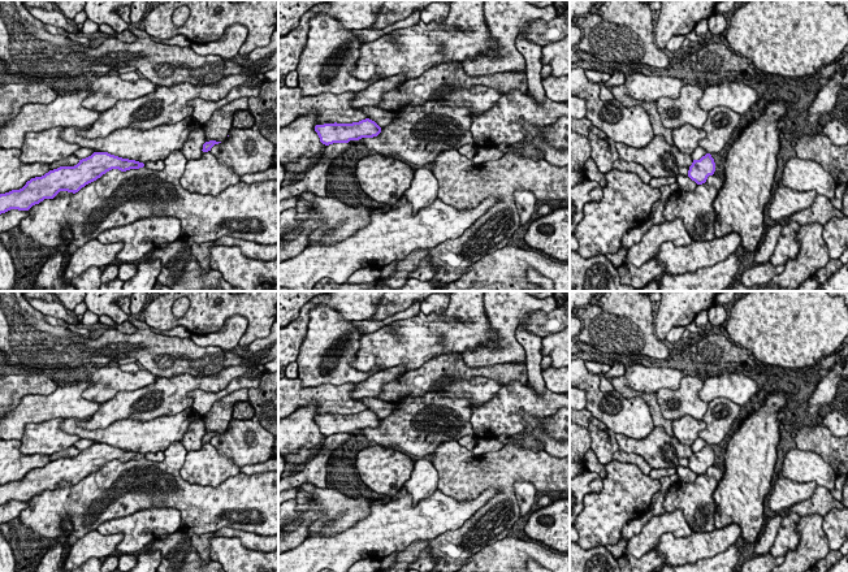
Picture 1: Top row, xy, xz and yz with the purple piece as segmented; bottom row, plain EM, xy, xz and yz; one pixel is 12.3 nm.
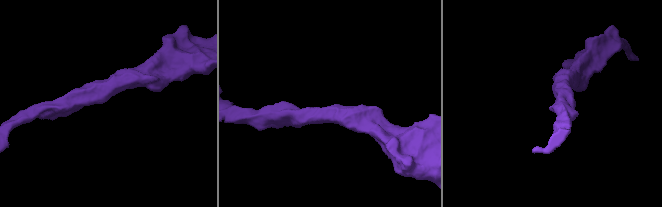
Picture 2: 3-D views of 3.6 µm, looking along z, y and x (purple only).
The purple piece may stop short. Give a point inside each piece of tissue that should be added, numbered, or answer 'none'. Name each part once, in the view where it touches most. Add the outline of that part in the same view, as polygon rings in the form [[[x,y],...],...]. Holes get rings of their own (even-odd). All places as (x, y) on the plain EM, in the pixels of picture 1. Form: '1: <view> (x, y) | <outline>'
none

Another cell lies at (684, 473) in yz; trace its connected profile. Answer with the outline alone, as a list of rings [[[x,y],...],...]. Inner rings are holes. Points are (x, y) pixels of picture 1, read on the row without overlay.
[[[682,465],[676,468],[676,473],[678,473],[679,481],[688,482],[688,484],[695,482],[697,477],[697,474],[692,472],[688,467],[682,467]]]

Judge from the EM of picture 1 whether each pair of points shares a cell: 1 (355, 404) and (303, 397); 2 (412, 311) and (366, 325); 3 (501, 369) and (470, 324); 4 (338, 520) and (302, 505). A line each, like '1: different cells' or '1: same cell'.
1: same cell
2: same cell
3: different cells
4: same cell

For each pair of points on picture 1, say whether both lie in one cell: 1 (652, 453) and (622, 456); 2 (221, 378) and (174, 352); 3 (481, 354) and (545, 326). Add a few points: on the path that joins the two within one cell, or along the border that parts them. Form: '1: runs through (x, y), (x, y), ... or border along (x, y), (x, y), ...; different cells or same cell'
1: border along (619, 447), (639, 454), (652, 467); different cells
2: border along (241, 363), (204, 376), (181, 373); different cells
3: border along (553, 310), (548, 312), (532, 311), (518, 324); different cells

